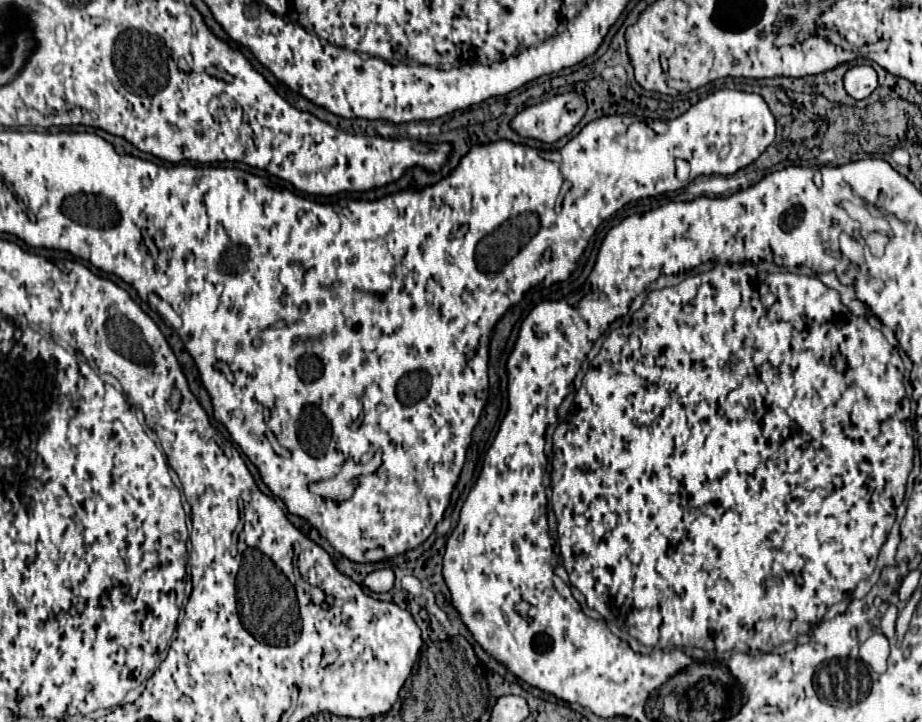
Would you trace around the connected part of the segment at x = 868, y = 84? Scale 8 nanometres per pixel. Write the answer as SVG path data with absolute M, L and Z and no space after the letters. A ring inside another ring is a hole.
M858 65L848 69L844 75L844 87L850 97L854 99L866 99L878 85L876 71L870 65Z

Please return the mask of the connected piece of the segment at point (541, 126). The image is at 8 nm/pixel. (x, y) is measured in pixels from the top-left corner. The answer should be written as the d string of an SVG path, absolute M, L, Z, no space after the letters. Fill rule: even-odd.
M580 93L554 95L548 101L526 107L512 119L512 129L522 137L554 143L568 135L586 113L586 97Z

